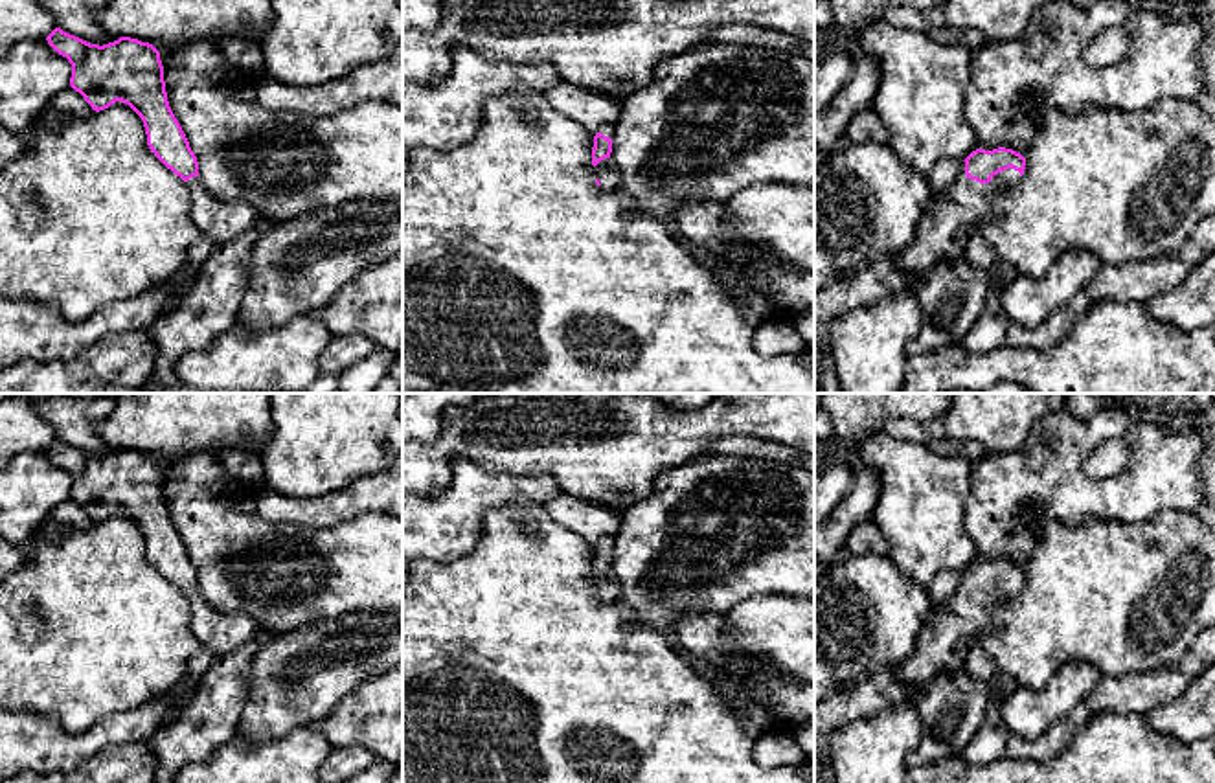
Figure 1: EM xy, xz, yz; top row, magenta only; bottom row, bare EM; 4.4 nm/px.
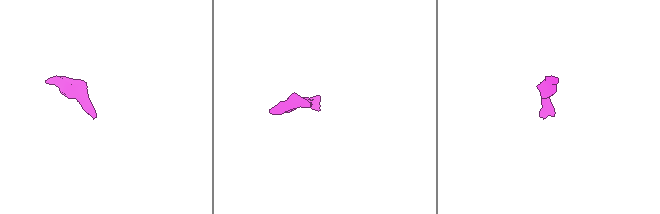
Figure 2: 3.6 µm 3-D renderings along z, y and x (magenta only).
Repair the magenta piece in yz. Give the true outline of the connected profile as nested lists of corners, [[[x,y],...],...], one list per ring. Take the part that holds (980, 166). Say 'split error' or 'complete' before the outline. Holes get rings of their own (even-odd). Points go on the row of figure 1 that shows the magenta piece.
split error | [[[1005,147],[976,149],[963,162],[960,178],[945,193],[930,195],[912,243],[897,257],[904,274],[928,274],[947,259],[963,228],[996,219],[994,197],[1015,186],[1026,169],[1026,158]]]

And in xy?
split error | [[[61,28],[46,40],[72,64],[70,86],[92,110],[121,101],[142,118],[151,153],[187,184],[191,219],[200,233],[222,243],[257,228],[261,215],[254,206],[221,200],[200,182],[197,156],[169,107],[160,51],[153,44],[119,37],[99,46]]]

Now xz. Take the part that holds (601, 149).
split error | [[[605,125],[594,136],[592,165],[596,167],[596,184],[607,189],[619,187],[619,175],[610,160],[614,125]]]

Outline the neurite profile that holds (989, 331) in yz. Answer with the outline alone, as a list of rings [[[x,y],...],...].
[[[993,283],[982,314],[960,344],[963,349],[971,353],[987,353],[1007,344],[1007,329],[1011,322],[1002,309],[1000,296],[1002,283]]]

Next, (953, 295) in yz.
[[[939,261],[923,276],[917,300],[921,301],[921,329],[906,346],[906,358],[937,351],[947,346],[960,346],[982,314],[993,281],[989,272],[969,263]]]

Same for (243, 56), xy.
[[[221,39],[215,42],[215,48],[233,72],[246,74],[250,77],[265,74],[259,42],[246,39]]]

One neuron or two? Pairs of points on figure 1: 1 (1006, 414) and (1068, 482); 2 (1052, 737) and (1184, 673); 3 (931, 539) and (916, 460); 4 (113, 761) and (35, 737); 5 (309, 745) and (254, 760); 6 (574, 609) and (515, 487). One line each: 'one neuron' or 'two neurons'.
1: two neurons
2: one neuron
3: one neuron
4: two neurons
5: one neuron
6: two neurons

